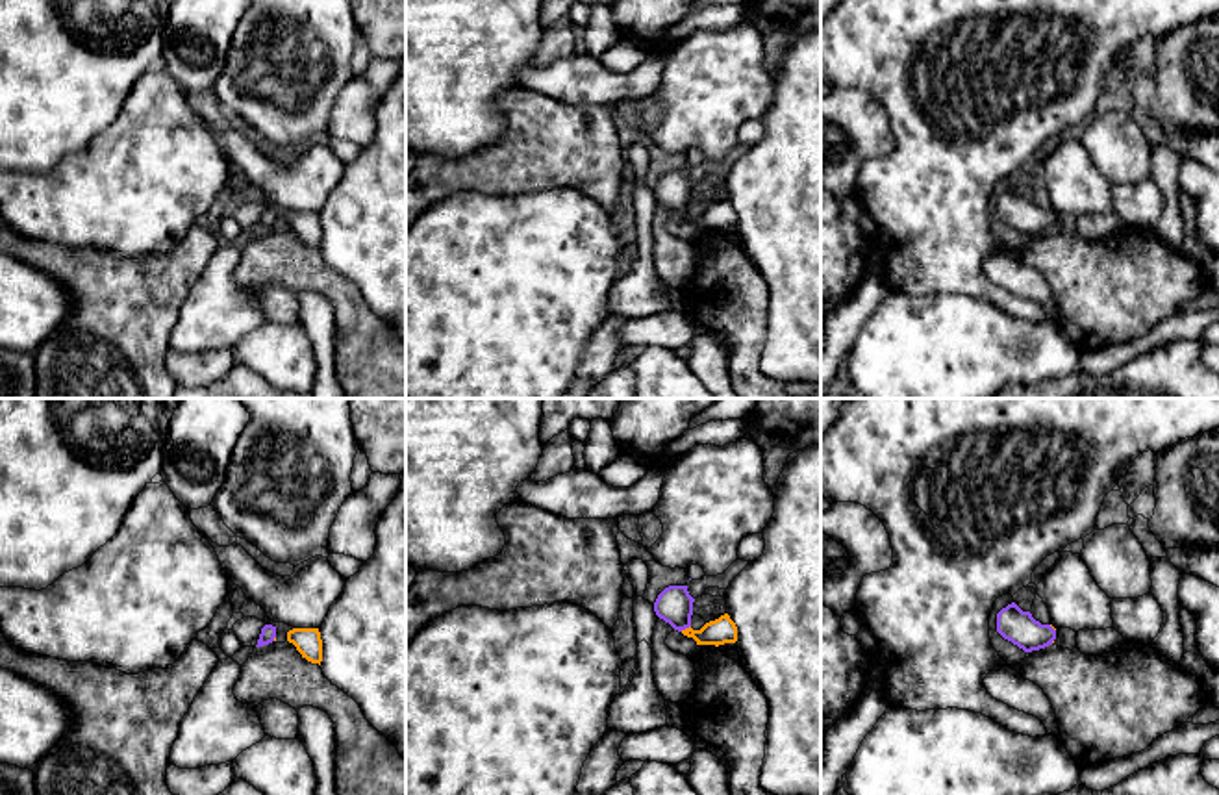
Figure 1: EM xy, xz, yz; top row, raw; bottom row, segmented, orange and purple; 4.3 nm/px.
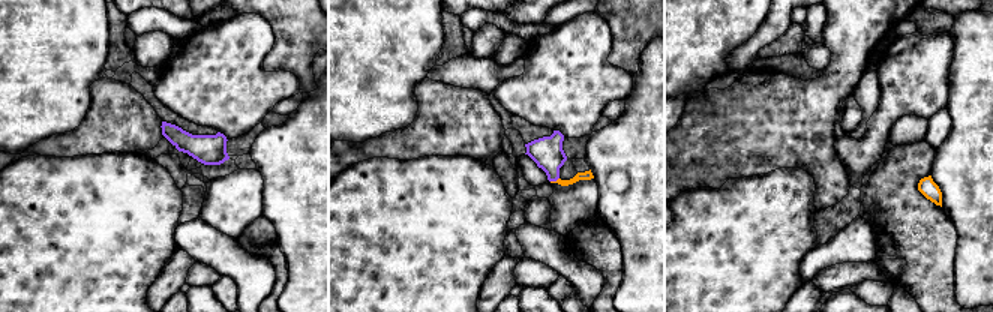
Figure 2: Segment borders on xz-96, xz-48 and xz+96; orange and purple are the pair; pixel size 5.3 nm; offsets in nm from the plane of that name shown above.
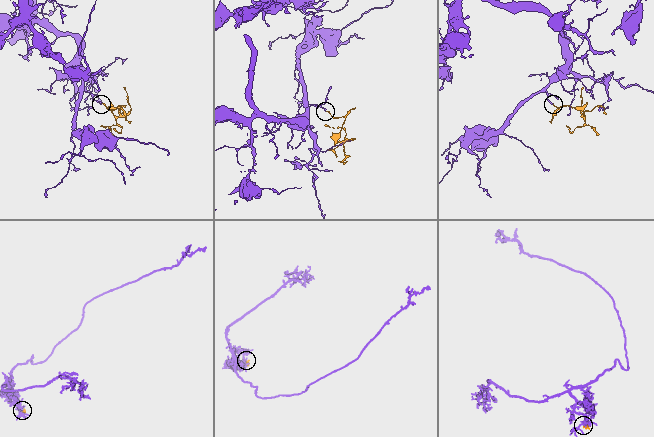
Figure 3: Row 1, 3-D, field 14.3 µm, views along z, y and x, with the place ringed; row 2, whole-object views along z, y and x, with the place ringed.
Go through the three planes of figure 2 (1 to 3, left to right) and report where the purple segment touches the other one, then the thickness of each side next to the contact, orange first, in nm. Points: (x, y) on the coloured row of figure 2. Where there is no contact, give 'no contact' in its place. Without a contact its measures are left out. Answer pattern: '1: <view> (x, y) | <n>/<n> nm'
1: no contact
2: xz-48 (554, 182) | 50/170 nm
3: no contact

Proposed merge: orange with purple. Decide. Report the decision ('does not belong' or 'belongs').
belongs

